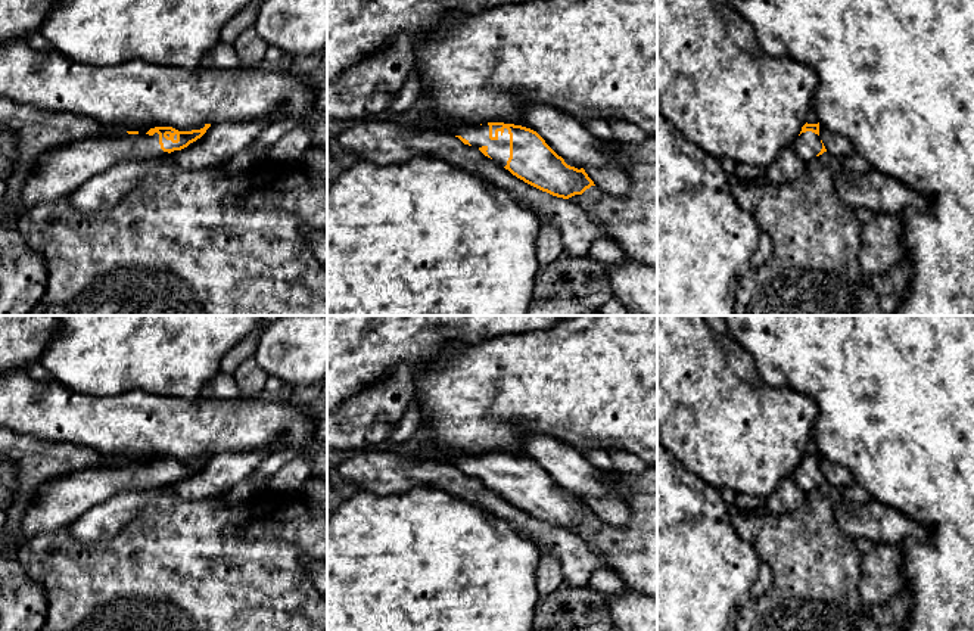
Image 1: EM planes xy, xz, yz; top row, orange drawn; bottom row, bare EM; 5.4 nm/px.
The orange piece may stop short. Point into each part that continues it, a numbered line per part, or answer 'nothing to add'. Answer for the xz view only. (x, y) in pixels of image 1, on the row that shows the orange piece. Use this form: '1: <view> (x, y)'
1: xz (478, 136)

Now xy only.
1: xy (58, 173)

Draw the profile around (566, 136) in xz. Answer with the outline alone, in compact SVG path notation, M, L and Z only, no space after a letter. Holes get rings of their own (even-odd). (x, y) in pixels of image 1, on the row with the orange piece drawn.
M528 106L519 125L536 131L558 156L581 168L610 164L625 171L631 164L623 143L594 137L578 118L551 106Z

